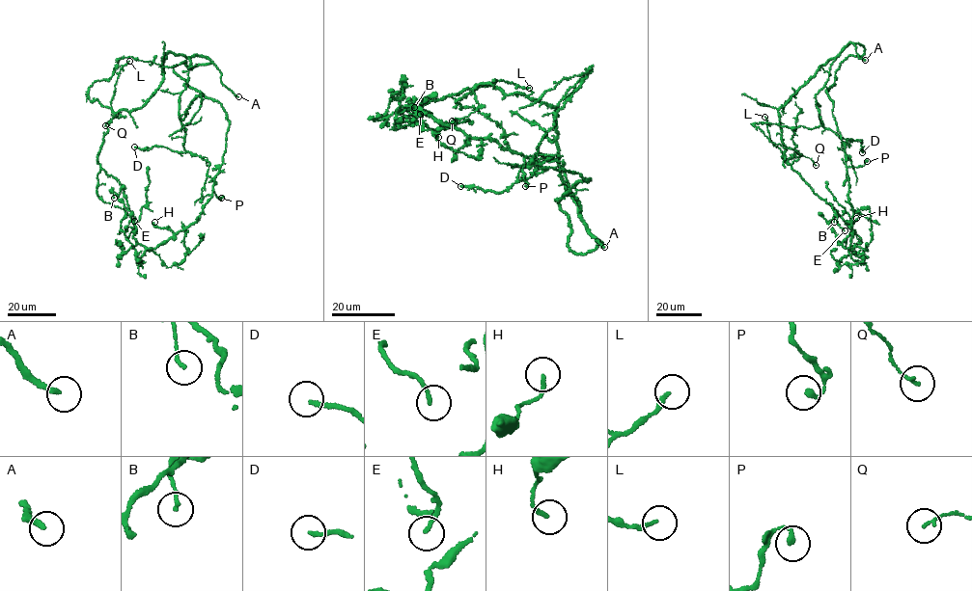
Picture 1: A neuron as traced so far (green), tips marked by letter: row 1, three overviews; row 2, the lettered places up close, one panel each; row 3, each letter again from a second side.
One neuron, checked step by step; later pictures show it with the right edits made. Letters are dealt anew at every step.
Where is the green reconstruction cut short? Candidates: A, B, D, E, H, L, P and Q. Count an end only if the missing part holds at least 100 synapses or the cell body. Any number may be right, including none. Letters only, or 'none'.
A

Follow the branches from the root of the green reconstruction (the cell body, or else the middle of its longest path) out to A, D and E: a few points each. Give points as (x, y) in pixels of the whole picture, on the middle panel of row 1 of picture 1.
A: (570, 228), (568, 245), (572, 252), (578, 254), (591, 252), (601, 243), (596, 240), (604, 247)
D: (570, 228), (568, 247), (594, 250), (598, 240), (564, 164), (537, 151), (499, 193), (460, 186)
E: (570, 228), (568, 247), (594, 250), (560, 173), (551, 105), (485, 83), (420, 114)

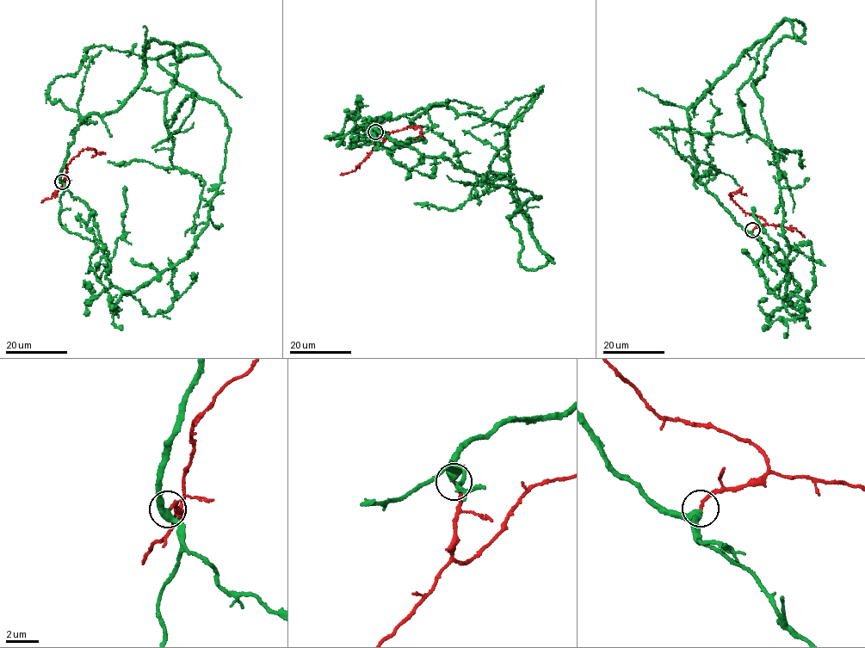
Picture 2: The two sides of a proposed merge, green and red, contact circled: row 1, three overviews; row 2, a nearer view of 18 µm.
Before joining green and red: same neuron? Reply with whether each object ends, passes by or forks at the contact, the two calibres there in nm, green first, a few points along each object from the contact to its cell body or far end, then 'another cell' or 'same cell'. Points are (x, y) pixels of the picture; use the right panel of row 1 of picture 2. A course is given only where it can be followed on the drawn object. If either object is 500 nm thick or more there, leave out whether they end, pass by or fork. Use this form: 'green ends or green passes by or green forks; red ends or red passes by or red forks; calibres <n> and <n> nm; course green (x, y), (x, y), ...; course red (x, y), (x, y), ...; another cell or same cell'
green passes by; red ends; calibres 400 and 190 nm; course green (752, 231), (693, 175), (688, 108), (796, 20), (752, 83), (784, 299), (752, 206); course red (752, 231), (765, 220), (744, 212), (729, 195), (739, 192), (747, 195); same cell

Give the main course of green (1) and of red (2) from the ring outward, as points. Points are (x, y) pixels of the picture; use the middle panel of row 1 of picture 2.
1: (375, 131), (441, 102), (504, 126), (545, 265), (507, 217), (540, 196), (365, 123), (426, 142)
2: (375, 131), (377, 147), (392, 132), (417, 126), (421, 129), (420, 137), (412, 142)

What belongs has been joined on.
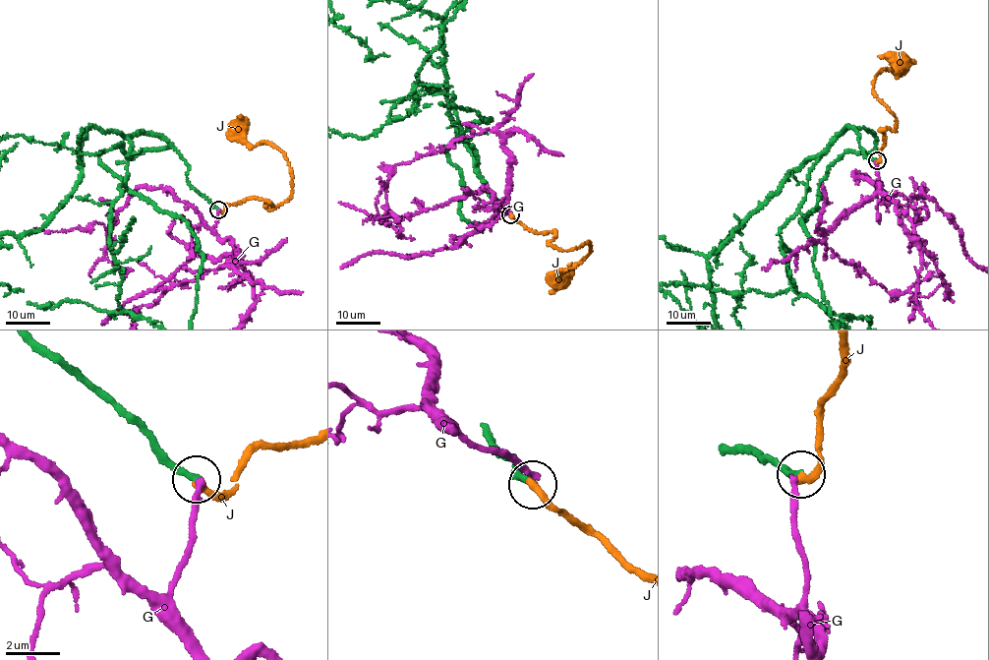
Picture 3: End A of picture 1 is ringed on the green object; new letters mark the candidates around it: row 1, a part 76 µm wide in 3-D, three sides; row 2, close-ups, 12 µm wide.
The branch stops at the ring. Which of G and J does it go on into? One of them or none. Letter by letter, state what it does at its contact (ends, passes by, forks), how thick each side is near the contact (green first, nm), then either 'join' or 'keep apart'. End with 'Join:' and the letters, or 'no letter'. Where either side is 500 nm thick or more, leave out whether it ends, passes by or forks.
G: it ends | 260/240 nm | keep apart
J: it ends | 260/280 nm | join
Join: J

